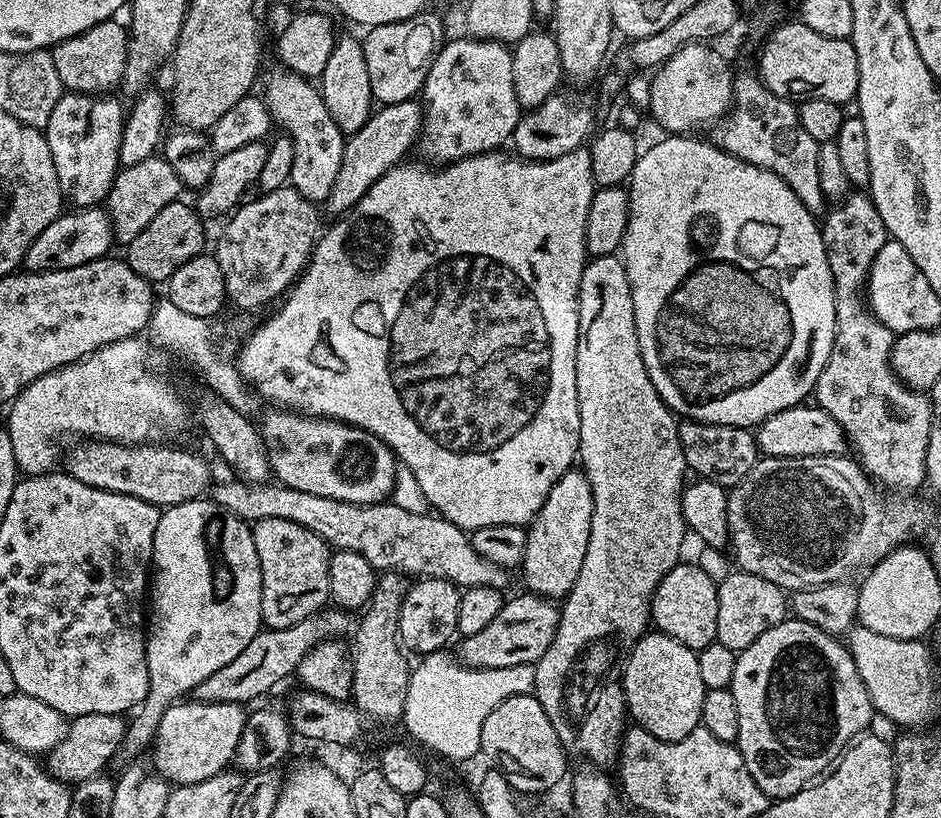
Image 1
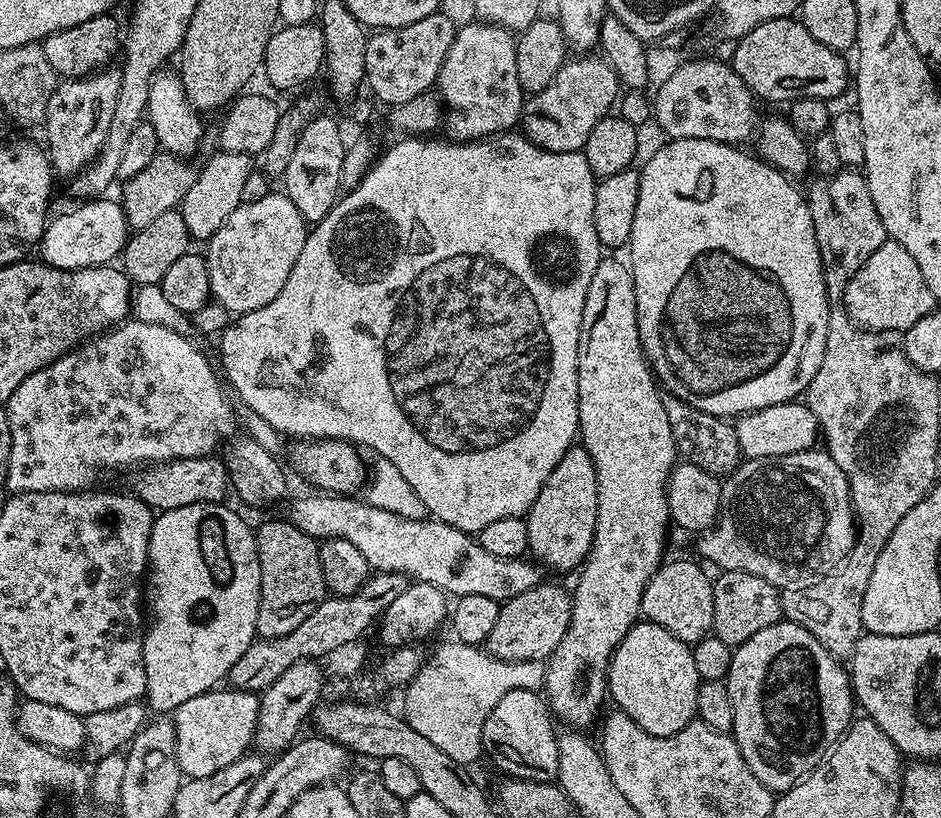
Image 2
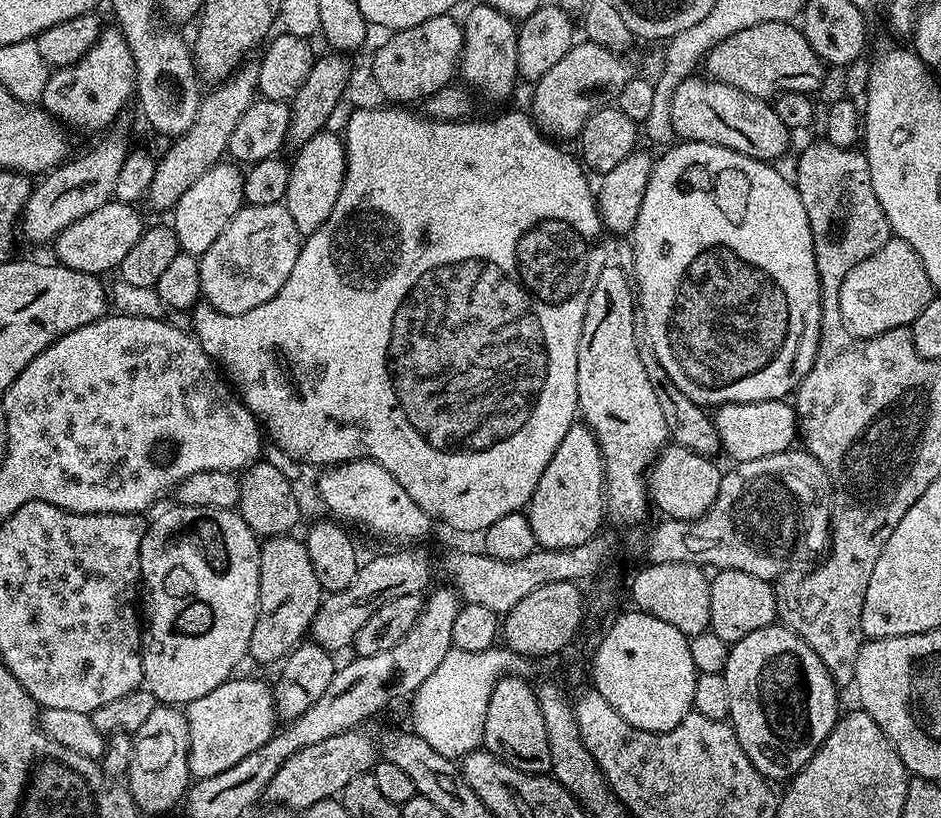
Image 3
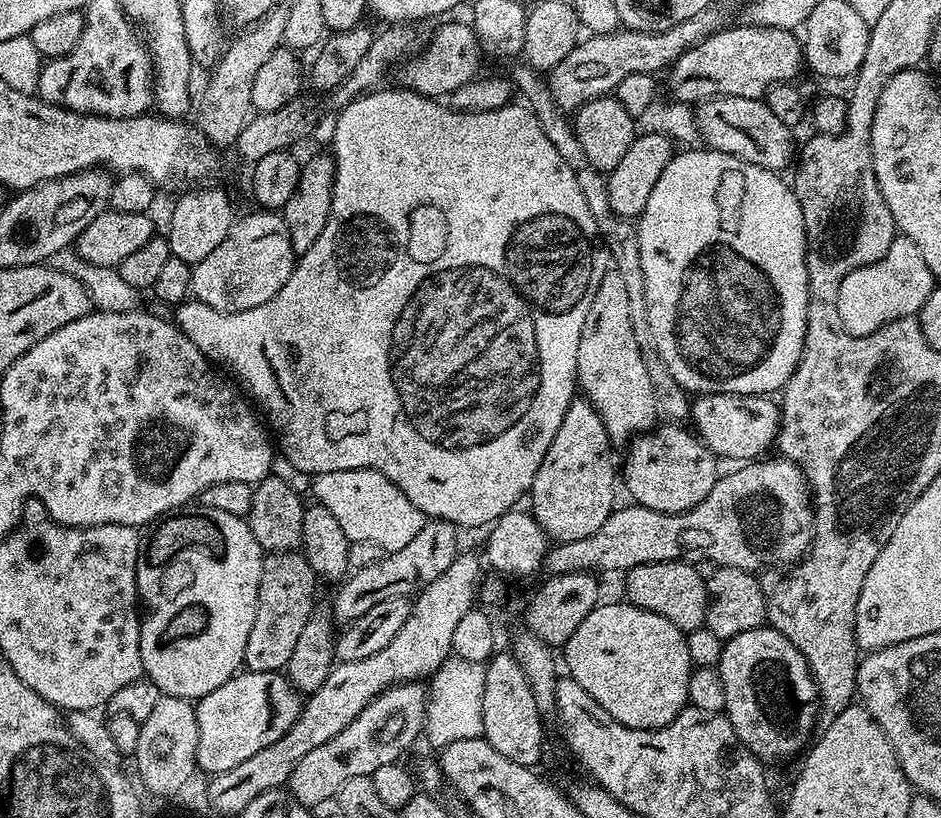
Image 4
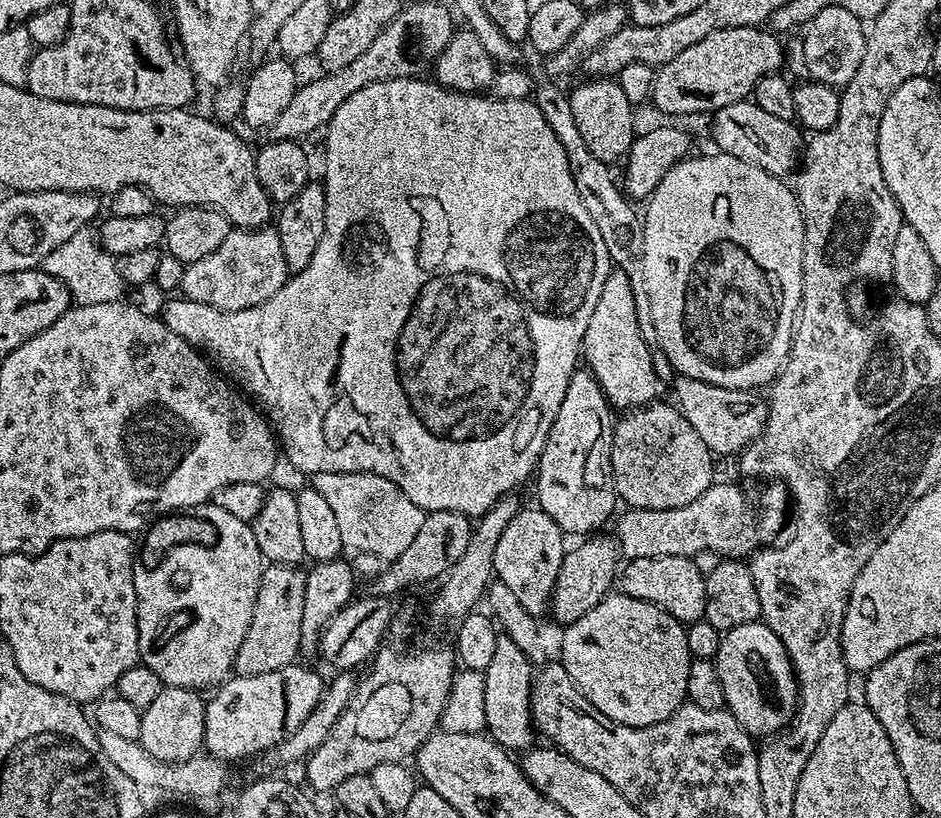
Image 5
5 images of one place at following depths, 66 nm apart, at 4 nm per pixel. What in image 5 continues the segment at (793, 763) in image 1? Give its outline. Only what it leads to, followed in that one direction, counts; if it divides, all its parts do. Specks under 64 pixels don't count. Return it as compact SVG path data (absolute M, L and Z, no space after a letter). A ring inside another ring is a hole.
M763 622L734 626L720 637L715 658L727 711L753 738L771 738L791 725L798 703L796 671L778 634Z

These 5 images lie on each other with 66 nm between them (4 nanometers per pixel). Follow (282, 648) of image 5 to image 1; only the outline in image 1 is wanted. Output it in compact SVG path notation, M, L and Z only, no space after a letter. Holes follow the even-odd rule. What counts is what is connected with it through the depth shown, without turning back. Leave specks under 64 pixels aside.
M266 518L251 525L254 550L258 550L258 562L262 570L261 621L269 628L285 628L310 618L310 614L321 611L330 597L330 546L314 530L298 526L298 522L286 522L286 518Z

